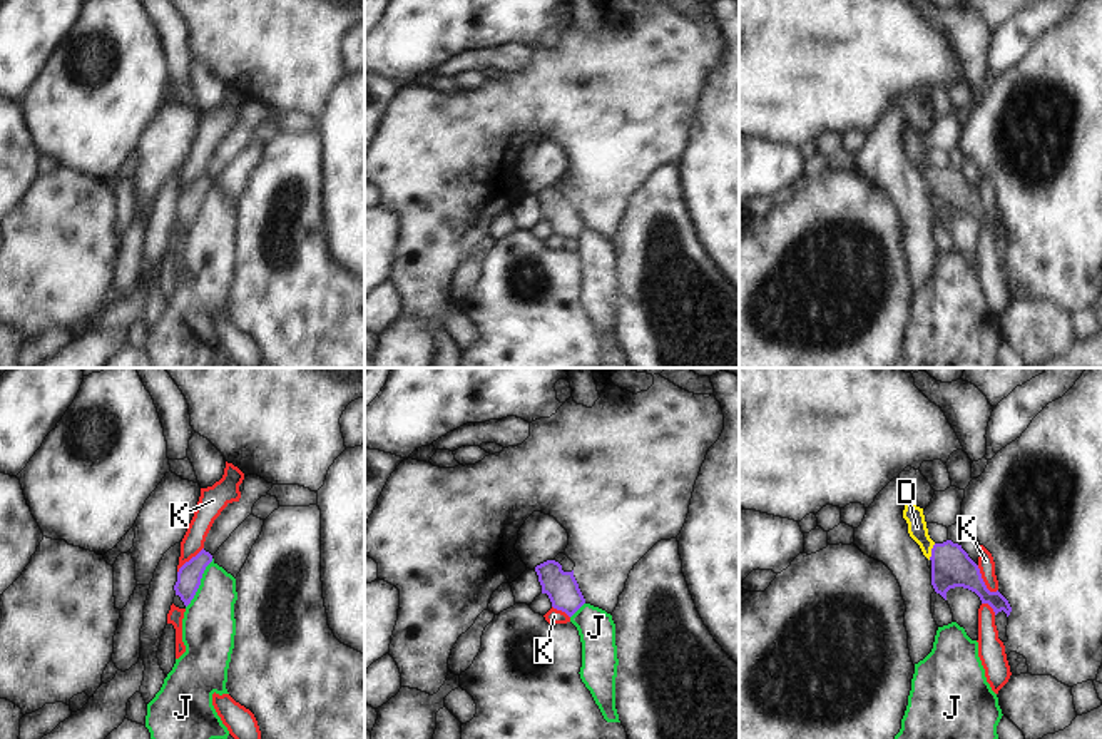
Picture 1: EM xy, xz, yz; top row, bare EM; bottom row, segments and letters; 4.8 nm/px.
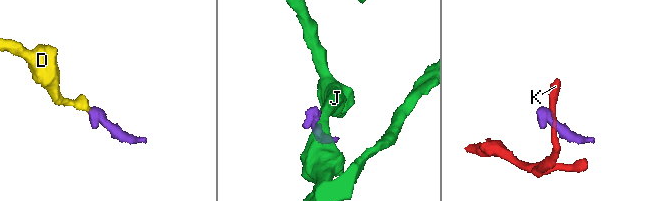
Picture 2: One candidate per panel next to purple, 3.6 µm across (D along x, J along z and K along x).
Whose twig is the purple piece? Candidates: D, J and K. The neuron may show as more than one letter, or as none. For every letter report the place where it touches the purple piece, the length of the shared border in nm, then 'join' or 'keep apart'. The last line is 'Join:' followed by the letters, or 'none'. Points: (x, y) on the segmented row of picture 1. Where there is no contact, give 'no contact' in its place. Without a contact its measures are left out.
D: yz (932, 552) | 90 nm | join
J: xy (199, 584) | 280 nm | keep apart
K: yz (982, 581) | 160 nm | keep apart
Join: D

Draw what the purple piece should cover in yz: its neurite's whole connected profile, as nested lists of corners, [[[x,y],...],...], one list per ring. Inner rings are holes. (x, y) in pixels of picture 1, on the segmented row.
[[[906,500],[903,518],[910,537],[920,545],[923,555],[931,562],[931,585],[946,600],[946,592],[963,587],[975,592],[982,604],[988,604],[995,615],[1012,612],[1008,600],[997,590],[990,592],[982,578],[978,565],[968,557],[962,545],[946,540],[935,543],[926,528],[923,508]]]

